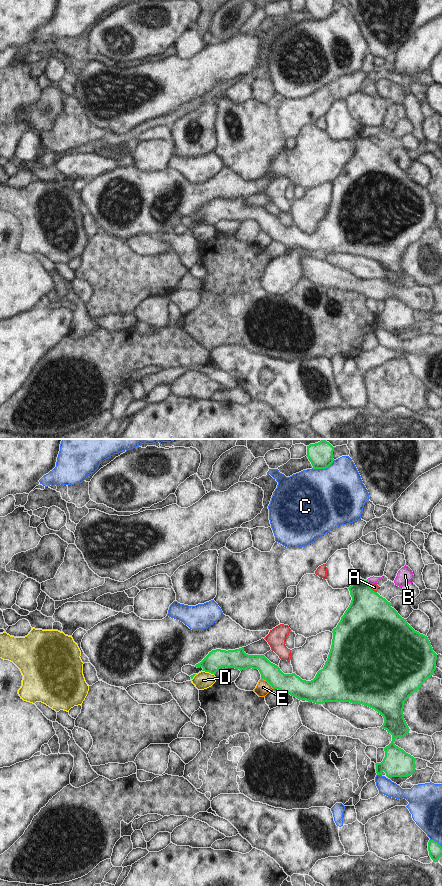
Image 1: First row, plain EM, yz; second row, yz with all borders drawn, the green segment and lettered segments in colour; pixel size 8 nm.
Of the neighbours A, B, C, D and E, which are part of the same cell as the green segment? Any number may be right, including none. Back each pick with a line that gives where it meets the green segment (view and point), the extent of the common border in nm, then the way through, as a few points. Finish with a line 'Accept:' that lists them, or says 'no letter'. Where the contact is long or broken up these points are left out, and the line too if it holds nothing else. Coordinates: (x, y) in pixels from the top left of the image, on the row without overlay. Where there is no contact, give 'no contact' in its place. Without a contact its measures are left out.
Accept: no letter

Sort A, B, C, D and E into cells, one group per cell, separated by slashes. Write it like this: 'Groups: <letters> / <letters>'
Groups: A D / B / C / E

